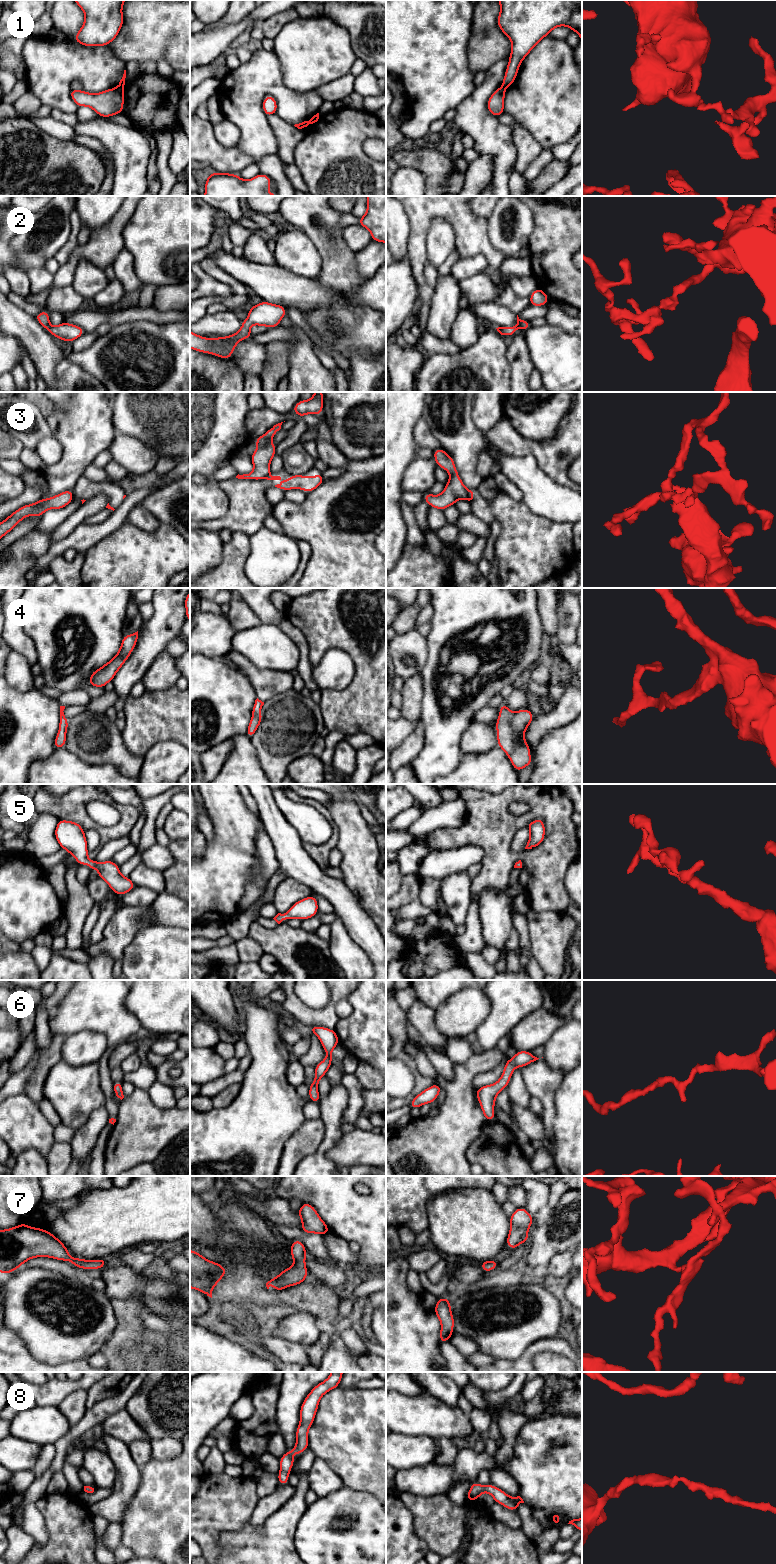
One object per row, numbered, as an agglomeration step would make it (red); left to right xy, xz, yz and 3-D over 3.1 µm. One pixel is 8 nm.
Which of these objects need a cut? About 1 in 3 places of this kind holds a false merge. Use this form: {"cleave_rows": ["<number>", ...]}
{"cleave_rows": ["1", "3"]}

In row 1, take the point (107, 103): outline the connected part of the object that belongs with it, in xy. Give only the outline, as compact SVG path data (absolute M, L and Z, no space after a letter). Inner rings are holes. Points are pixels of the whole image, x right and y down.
M71 88L70 96L78 107L90 107L101 117L123 113L123 88L112 88L95 94Z

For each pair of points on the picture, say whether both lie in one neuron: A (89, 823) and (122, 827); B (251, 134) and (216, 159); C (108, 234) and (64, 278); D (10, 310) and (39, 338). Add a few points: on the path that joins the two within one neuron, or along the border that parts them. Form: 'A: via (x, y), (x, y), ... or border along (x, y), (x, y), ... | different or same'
A: via (97, 828), (102, 831), (114, 831) | same
B: border along (236, 146), (254, 162) | different
C: via (95, 247), (89, 252), (83, 252), (70, 265) | same
D: via (17, 317), (32, 332) | same

